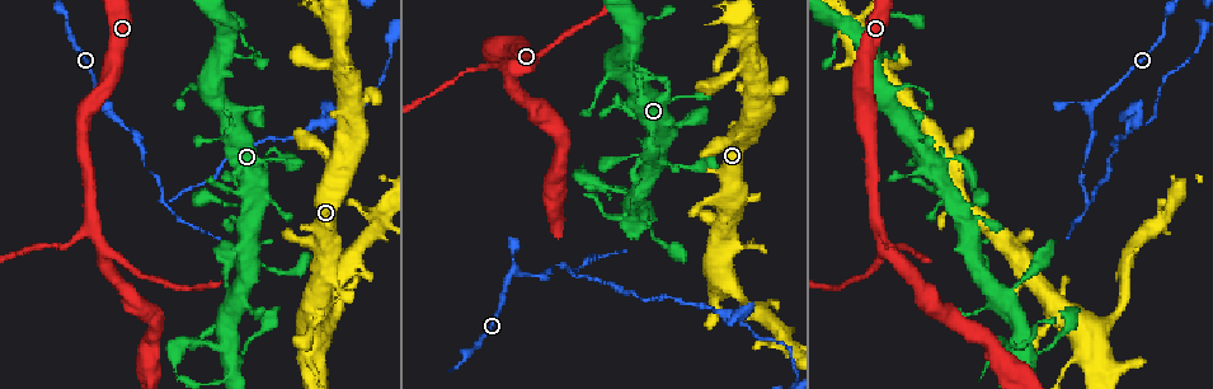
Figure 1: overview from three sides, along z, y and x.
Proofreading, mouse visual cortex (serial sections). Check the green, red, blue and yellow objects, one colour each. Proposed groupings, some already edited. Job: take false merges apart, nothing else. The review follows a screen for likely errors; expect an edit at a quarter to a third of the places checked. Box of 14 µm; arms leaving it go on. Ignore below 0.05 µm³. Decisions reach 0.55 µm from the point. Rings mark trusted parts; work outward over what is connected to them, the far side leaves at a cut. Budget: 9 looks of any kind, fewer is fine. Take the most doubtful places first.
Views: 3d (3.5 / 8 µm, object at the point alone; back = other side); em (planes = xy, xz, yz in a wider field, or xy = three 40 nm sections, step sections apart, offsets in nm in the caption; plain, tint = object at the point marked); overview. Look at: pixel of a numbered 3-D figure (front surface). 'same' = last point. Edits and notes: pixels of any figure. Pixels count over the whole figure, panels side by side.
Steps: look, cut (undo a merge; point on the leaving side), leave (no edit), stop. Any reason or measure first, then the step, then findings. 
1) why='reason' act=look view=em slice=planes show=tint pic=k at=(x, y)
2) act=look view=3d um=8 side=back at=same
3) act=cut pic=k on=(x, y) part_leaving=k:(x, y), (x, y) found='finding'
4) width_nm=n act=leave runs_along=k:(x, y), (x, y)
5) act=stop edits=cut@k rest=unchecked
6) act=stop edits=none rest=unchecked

why='sharp bend' act=look view=3d um=3.5 pic=1 at=(211, 329)

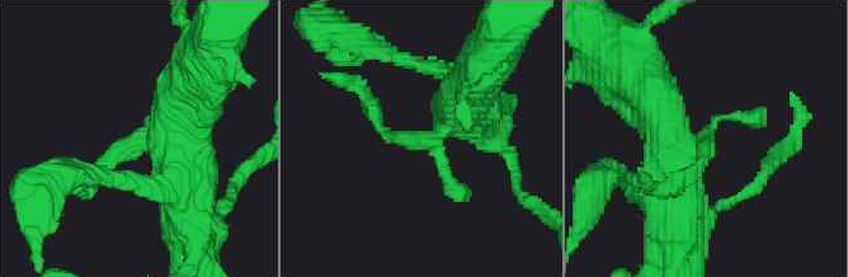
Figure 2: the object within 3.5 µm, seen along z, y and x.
act=look view=em slice=xy step=3 show=tint pic=2 at=(426, 142)

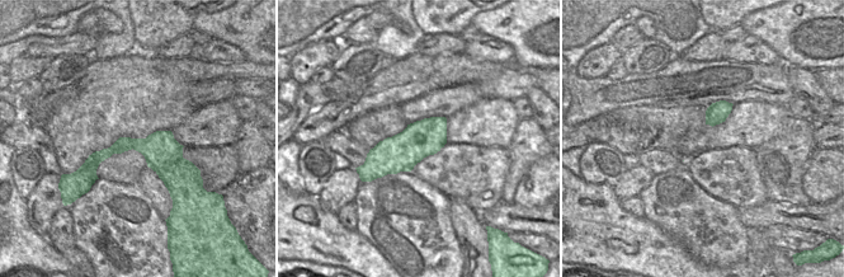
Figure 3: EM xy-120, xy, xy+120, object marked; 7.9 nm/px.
act=leave runs_along=2:(177, 127), (86, 186) found='one cell here'

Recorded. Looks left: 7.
why='branch point' act=look view=3d um=3.5 pic=1 at=(1094, 109)

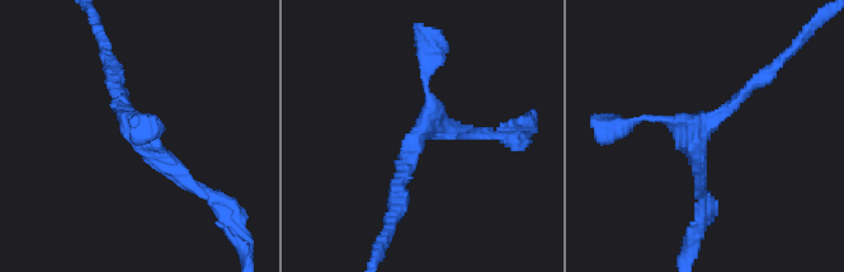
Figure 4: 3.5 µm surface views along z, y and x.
why='need the tissue' act=look view=em slice=xy step=1 show=tint pic=4 at=(418, 136)

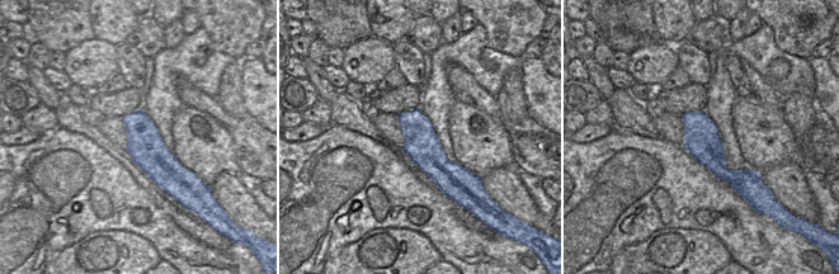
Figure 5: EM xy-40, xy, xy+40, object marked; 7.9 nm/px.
width_nm=280 act=leave runs_along=5:(401, 117), (456, 179), (474, 179) found='continuous, no second cell'

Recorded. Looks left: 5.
why='sharp bend' act=look view=3d um=3.5 pic=1 at=(166, 204)

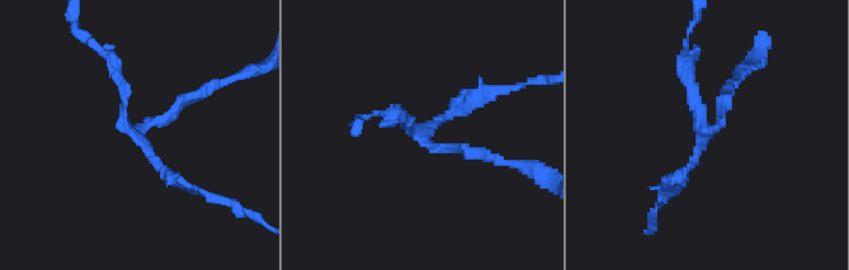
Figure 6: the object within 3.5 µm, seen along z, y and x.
why='shape alone is not enough' act=look view=em slice=xy step=1 show=tint pic=6 at=(420, 136)

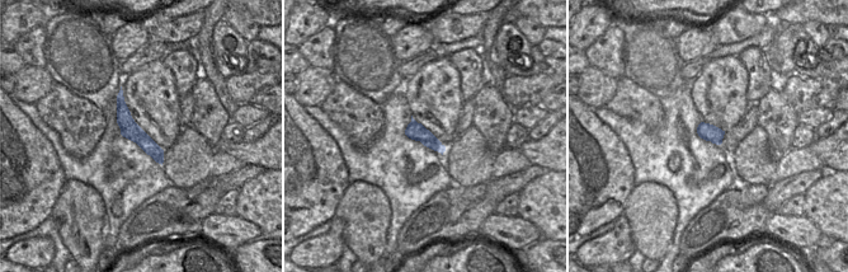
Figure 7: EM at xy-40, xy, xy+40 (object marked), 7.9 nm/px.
act=leave runs_along=7:(119, 98), (126, 123), (160, 159) found='one cell here'

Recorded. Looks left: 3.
why='a fork' act=look view=3d um=3.5 pic=1 at=(326, 122)

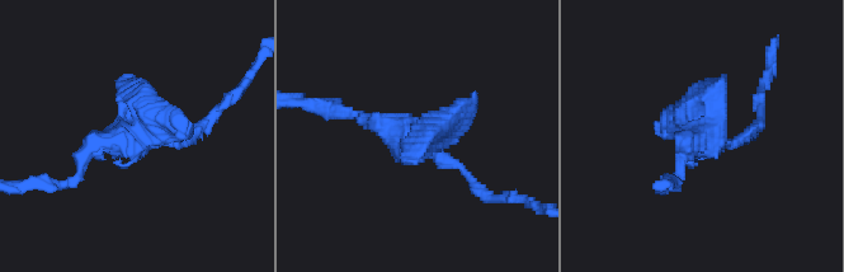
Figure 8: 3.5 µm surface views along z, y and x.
act=look view=em slice=xy step=1 show=tint pic=8 at=(135, 145)

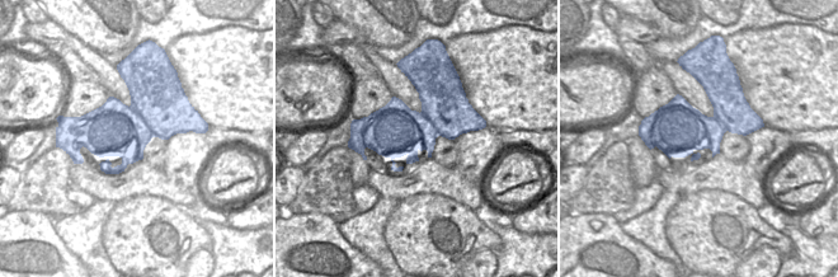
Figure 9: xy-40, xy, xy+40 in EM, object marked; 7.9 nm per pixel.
act=leave runs_along=8:(363, 118), (414, 134), (484, 193) found='all the same cell'

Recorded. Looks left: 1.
act=stop edits=none rest=unchecked

